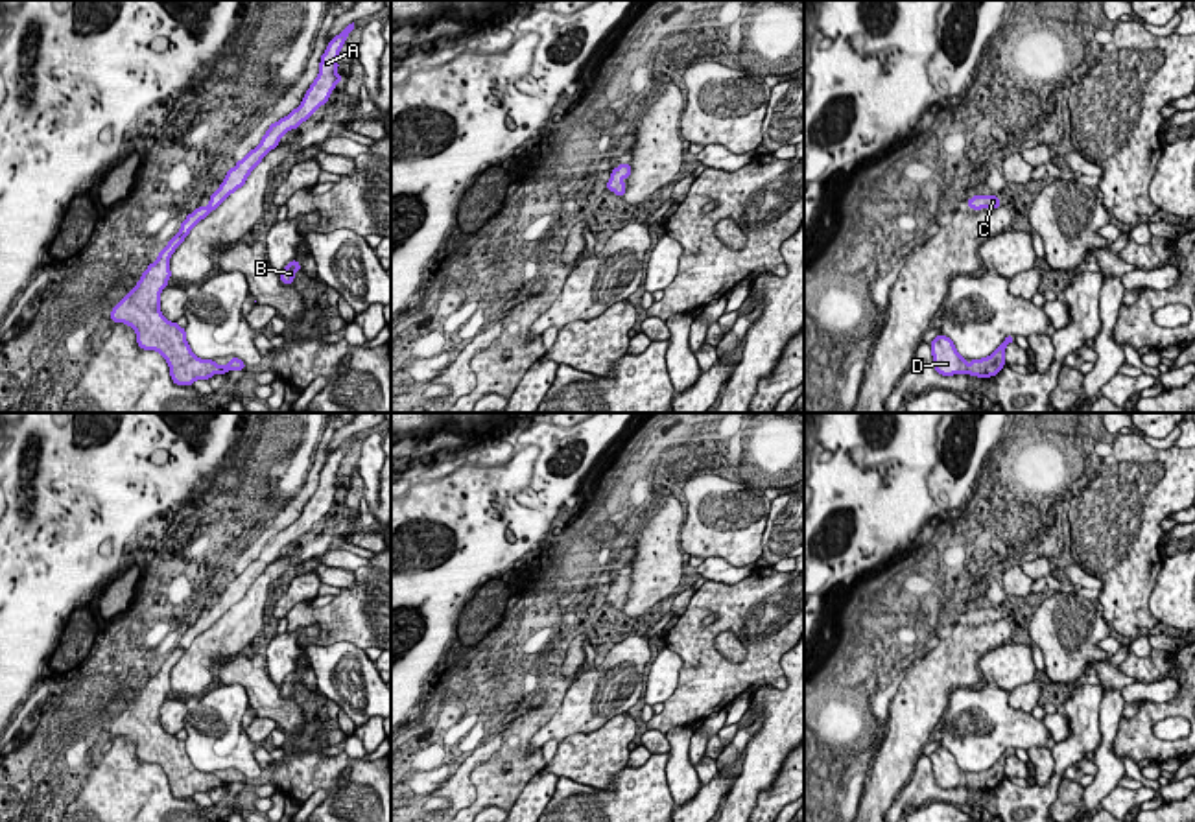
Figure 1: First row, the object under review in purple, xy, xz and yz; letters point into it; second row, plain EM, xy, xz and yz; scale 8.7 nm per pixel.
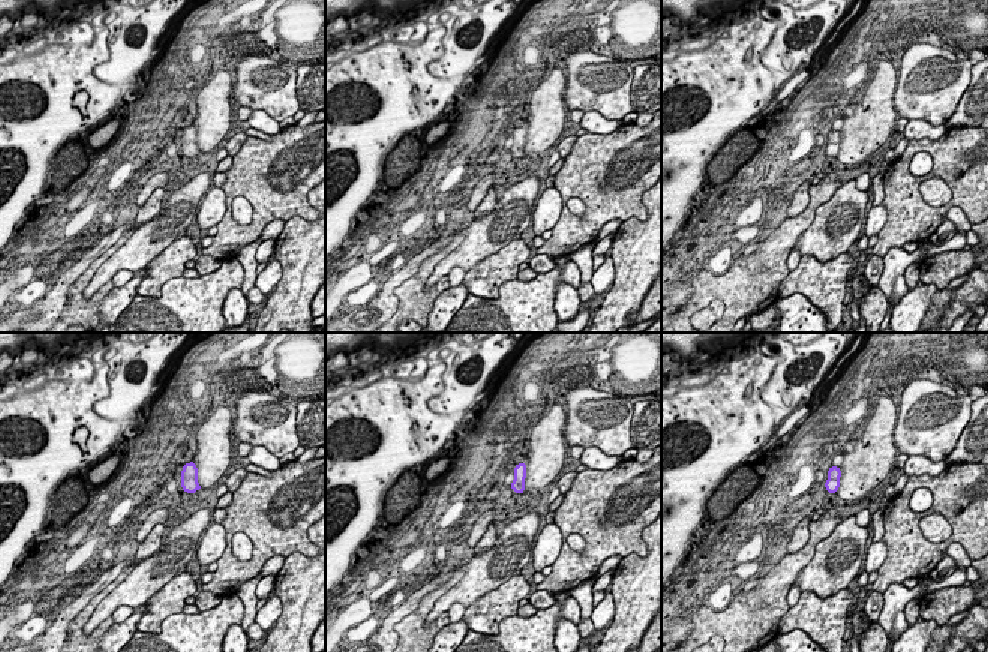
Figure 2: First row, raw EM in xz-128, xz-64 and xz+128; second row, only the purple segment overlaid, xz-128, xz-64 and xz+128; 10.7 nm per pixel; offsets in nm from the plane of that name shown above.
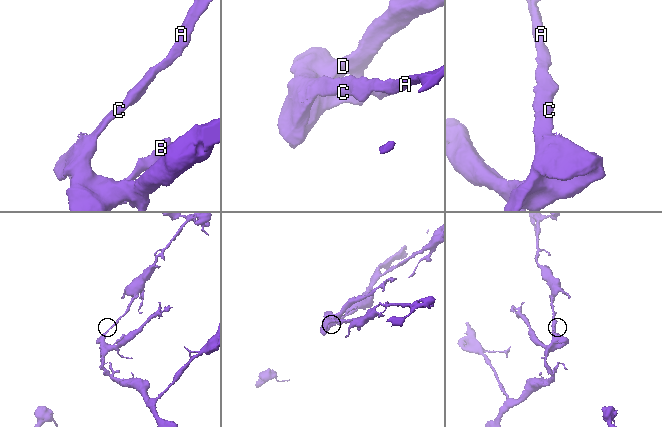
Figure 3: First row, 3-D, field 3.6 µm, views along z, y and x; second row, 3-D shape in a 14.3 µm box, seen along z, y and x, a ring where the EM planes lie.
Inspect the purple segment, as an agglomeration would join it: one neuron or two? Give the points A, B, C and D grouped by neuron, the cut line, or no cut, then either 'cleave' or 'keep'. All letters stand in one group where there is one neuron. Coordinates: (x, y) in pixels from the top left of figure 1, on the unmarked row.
A B C D; no cut; keep

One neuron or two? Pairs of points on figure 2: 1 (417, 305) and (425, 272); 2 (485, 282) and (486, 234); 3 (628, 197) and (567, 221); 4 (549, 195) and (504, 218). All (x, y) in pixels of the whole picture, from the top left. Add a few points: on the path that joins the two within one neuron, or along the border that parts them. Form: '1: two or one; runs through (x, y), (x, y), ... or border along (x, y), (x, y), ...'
1: one; runs through (417, 297), (420, 279)
2: two; border along (517, 240), (508, 242), (465, 272)
3: one; runs through (613, 197), (588, 222), (582, 222)
4: two; border along (537, 200), (534, 203)

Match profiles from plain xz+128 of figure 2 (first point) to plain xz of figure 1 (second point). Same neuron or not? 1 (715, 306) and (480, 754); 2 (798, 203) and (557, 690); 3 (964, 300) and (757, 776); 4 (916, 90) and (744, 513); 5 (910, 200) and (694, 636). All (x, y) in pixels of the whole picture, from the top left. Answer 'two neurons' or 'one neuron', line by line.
1: one neuron
2: two neurons
3: two neurons
4: one neuron
5: one neuron

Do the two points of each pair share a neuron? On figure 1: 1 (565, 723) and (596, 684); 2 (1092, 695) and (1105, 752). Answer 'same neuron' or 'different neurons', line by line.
1: same neuron
2: different neurons

